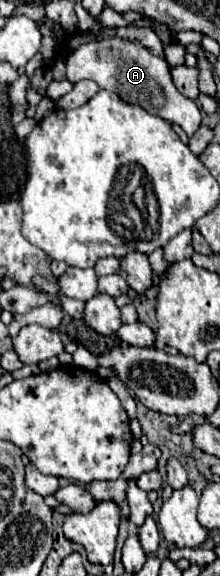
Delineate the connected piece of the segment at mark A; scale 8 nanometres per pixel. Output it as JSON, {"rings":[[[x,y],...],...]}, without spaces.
{"rings":[[[106,38],[98,42],[82,44],[68,60],[66,60],[66,76],[72,84],[80,80],[94,80],[100,88],[116,92],[124,102],[144,108],[148,114],[160,116],[172,124],[178,124],[186,136],[190,138],[200,128],[200,108],[186,96],[182,96],[170,76],[170,66],[166,60],[152,56],[140,44],[122,40],[122,38]]]}

